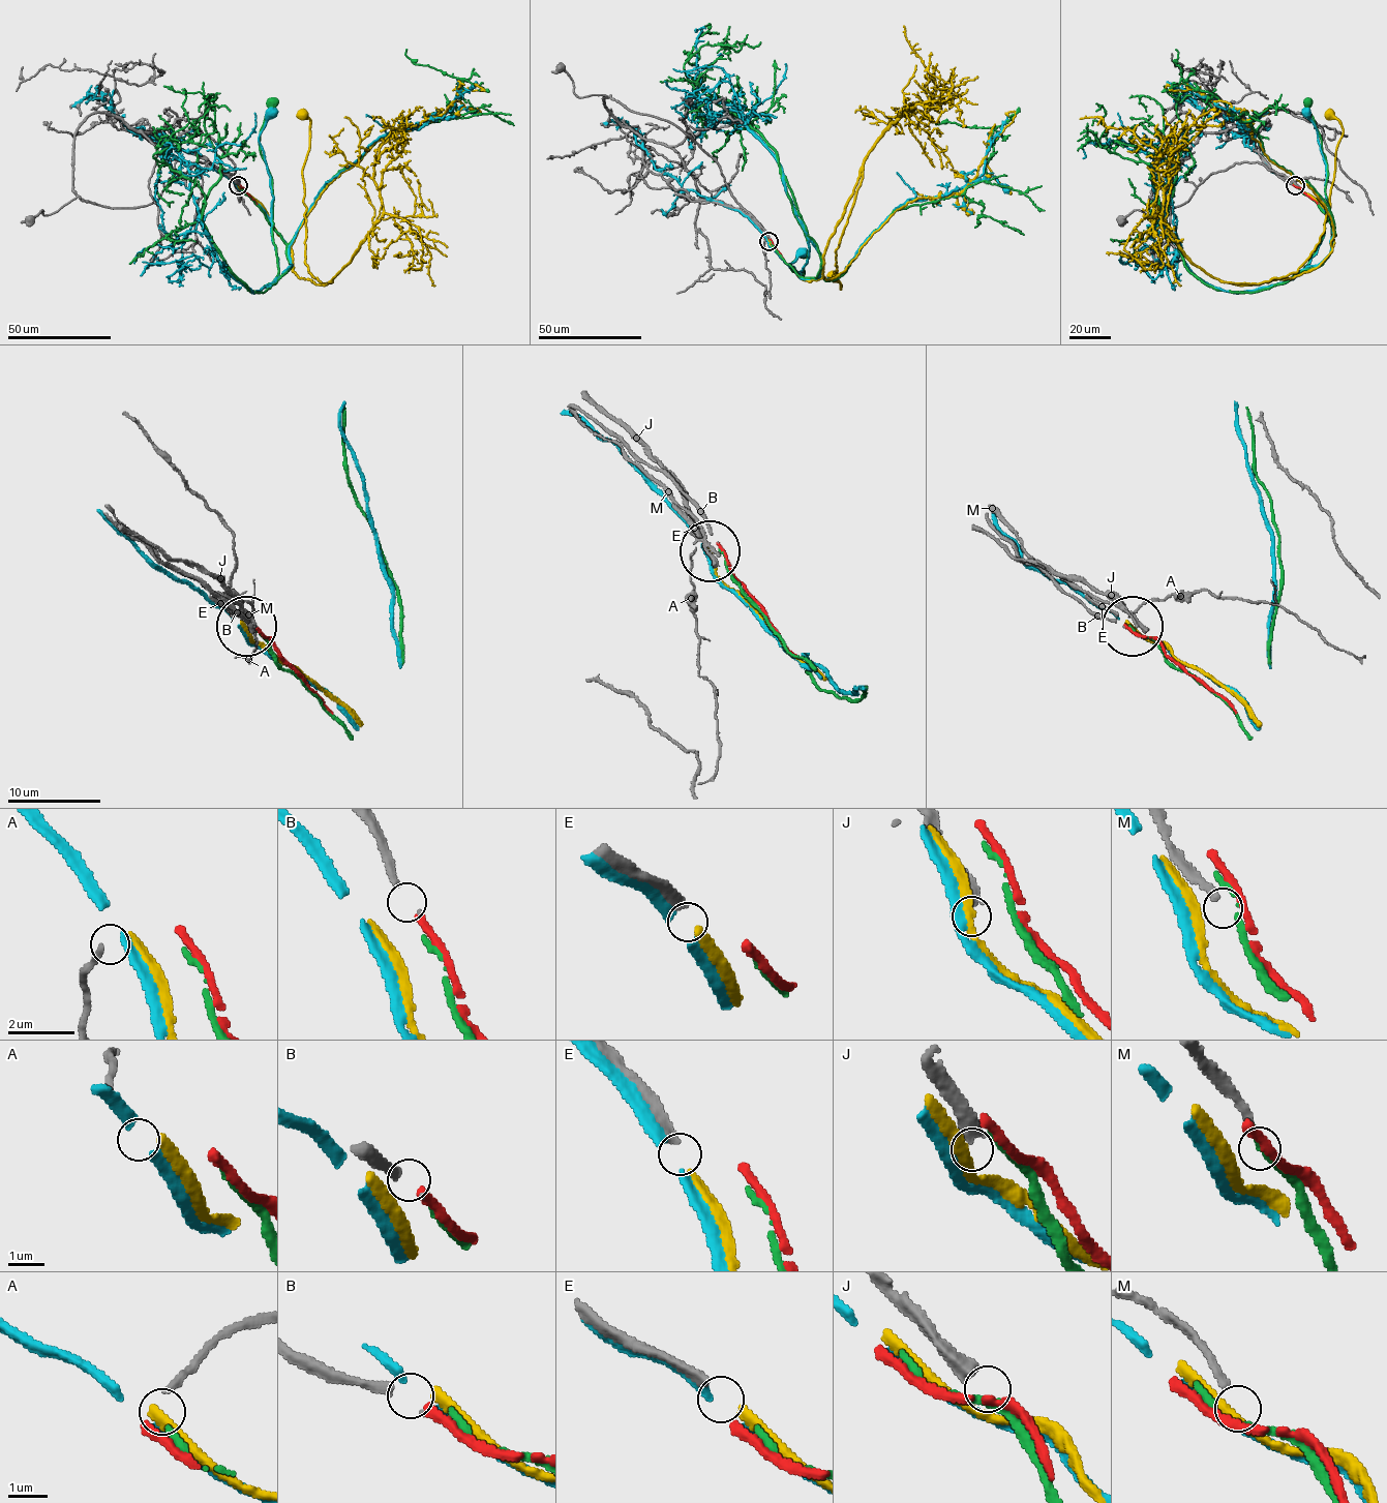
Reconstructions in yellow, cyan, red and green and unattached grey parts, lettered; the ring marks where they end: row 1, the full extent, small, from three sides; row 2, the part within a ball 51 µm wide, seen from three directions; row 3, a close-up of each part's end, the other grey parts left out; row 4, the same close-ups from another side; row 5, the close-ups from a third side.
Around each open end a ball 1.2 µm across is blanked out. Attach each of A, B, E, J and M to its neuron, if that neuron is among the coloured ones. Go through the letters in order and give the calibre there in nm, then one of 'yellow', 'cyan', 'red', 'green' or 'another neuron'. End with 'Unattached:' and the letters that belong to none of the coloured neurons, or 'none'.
A: 170 nm thick; another neuron
B: 170 nm thick; red
E: 280 nm thick; yellow
J: 440 nm thick; another neuron
M: 200 nm thick; another neuron
Unattached: A, J, M

